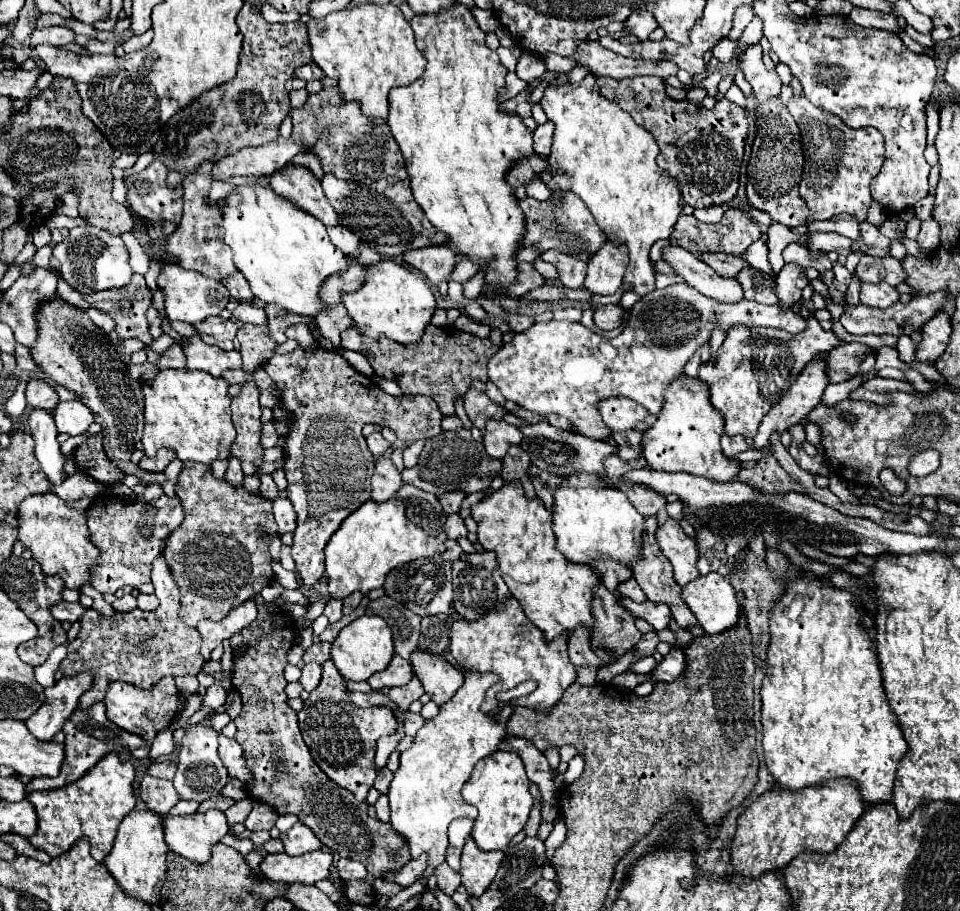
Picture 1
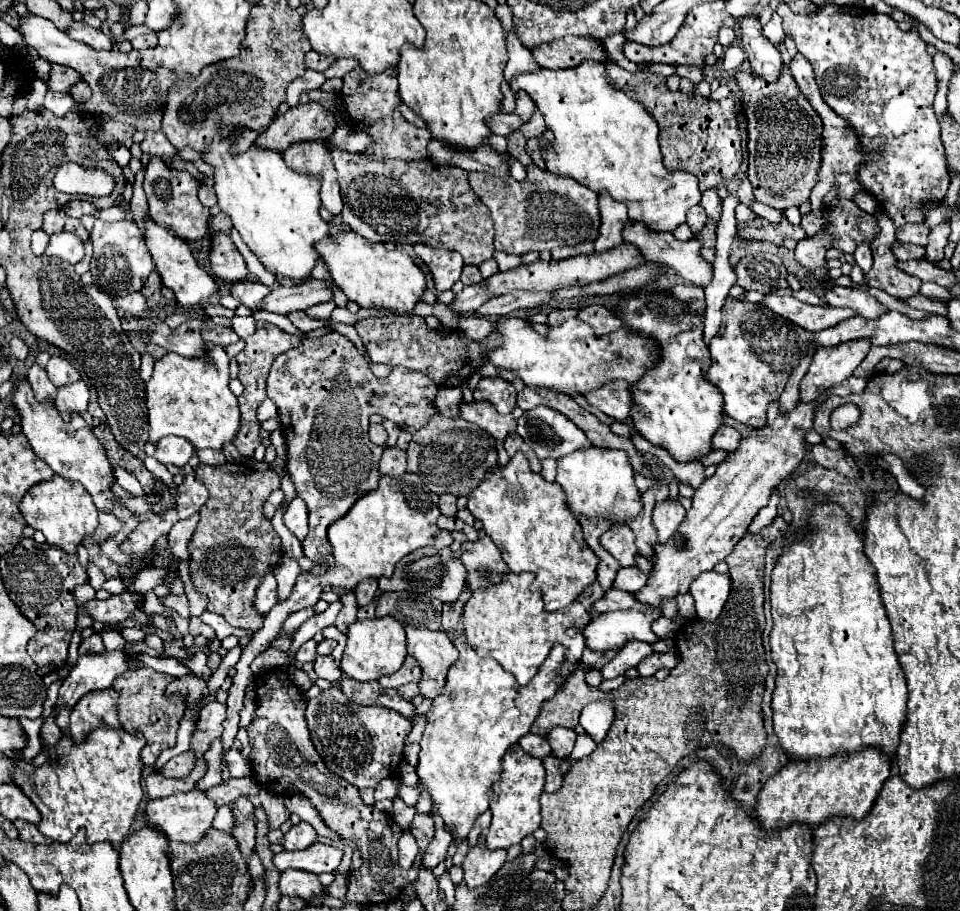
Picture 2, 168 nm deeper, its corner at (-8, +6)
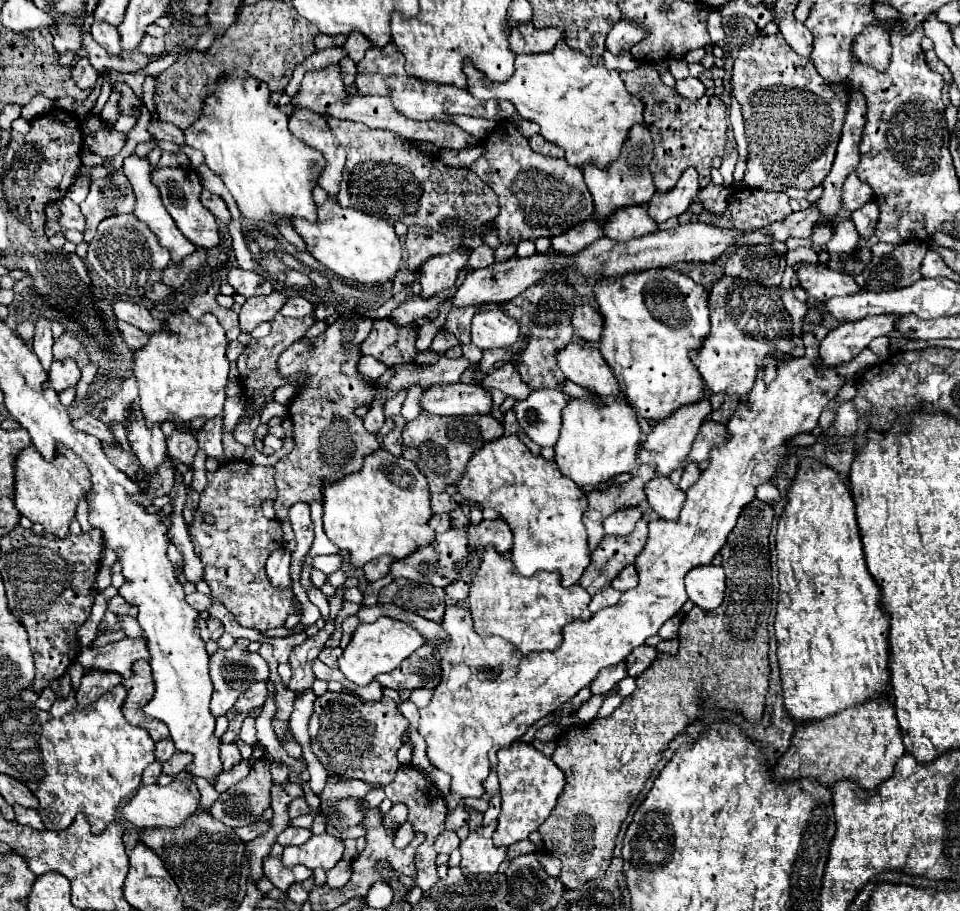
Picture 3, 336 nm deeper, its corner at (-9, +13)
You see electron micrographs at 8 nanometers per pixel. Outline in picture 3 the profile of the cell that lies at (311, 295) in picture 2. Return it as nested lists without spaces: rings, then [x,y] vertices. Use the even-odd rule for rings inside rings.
[[[272,292],[268,296],[252,296],[240,310],[240,332],[250,334],[258,324],[270,322],[286,302],[286,294]]]

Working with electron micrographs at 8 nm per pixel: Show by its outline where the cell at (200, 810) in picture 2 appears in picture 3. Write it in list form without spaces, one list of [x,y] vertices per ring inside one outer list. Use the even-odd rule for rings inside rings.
[[[174,780],[168,786],[160,786],[160,784],[140,786],[136,794],[124,804],[122,816],[138,828],[178,826],[182,824],[182,820],[186,820],[186,816],[190,816],[190,812],[198,808],[198,800],[200,800],[198,790],[194,790],[194,796],[190,796],[190,784],[184,784],[182,780]]]

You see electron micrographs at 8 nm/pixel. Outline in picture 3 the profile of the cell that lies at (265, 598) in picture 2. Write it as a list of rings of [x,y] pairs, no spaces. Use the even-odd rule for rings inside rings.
[[[286,548],[274,550],[266,562],[266,572],[268,572],[270,582],[278,588],[286,588],[290,584],[288,570],[290,570],[290,550]]]

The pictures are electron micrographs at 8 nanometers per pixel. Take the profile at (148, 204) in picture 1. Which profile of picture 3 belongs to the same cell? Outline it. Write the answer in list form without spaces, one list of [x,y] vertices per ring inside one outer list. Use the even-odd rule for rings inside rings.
[[[158,168],[154,170],[152,174],[152,180],[154,184],[158,186],[160,194],[162,194],[162,204],[164,208],[168,210],[168,214],[174,218],[178,230],[194,244],[194,246],[200,246],[200,248],[214,248],[218,246],[220,242],[220,234],[218,234],[218,224],[216,224],[216,218],[214,214],[204,208],[198,200],[200,192],[202,192],[202,184],[200,184],[200,178],[198,174],[192,170],[192,168]]]

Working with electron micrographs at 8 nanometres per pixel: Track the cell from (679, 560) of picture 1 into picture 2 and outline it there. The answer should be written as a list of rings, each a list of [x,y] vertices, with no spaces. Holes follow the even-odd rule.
[[[663,501],[657,503],[657,507],[653,509],[653,525],[659,533],[659,543],[667,543],[669,539],[681,539],[679,537],[679,525],[685,519],[685,509],[681,503],[677,501]]]

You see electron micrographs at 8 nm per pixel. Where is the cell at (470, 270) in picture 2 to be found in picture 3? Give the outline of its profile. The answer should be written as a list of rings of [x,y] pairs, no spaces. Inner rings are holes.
[[[480,244],[478,248],[474,248],[474,252],[470,254],[470,266],[474,270],[478,268],[486,268],[488,264],[494,264],[494,248],[490,248],[488,244]]]

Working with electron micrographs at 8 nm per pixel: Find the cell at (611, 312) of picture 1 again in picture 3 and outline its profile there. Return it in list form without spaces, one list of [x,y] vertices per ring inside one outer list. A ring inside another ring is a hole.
[[[578,304],[572,314],[572,326],[574,332],[584,338],[590,344],[596,344],[600,340],[600,332],[604,326],[602,314],[592,304]]]

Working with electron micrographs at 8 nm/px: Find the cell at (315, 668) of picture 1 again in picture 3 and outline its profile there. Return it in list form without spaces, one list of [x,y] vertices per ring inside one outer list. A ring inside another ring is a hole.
[[[324,648],[318,656],[318,660],[322,660],[326,666],[330,668],[338,668],[338,658],[342,654],[342,648]]]

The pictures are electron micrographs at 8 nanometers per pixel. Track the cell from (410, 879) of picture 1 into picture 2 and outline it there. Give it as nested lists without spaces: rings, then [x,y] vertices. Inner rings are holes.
[[[441,819],[435,821],[435,837],[433,841],[429,843],[425,855],[423,855],[423,867],[427,869],[433,869],[437,863],[445,861],[445,855],[447,855],[447,849],[451,845],[451,833],[445,829],[445,825],[441,823]]]

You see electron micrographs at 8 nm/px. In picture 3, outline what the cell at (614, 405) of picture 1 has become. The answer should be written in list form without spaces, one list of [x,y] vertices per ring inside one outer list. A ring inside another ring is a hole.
[[[570,342],[556,354],[556,360],[564,376],[578,386],[590,388],[600,396],[620,396],[618,380],[614,380],[598,346]]]

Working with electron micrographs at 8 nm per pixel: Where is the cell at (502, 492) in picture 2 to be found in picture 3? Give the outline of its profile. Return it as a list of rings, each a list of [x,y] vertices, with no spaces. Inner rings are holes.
[[[500,436],[492,442],[486,442],[466,464],[466,474],[456,480],[456,490],[464,500],[472,500],[482,508],[494,508],[500,512],[500,518],[508,522],[514,534],[514,550],[512,562],[518,572],[526,577],[537,571],[558,571],[562,574],[562,586],[572,586],[580,580],[586,564],[590,564],[588,536],[582,524],[582,514],[588,510],[586,494],[560,472],[554,460],[546,460],[542,456],[534,456],[520,438]]]

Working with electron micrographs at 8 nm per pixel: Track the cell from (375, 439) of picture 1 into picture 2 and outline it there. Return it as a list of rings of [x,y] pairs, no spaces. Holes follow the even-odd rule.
[[[371,425],[369,427],[369,439],[375,443],[375,445],[385,445],[387,443],[387,431],[383,425]]]

